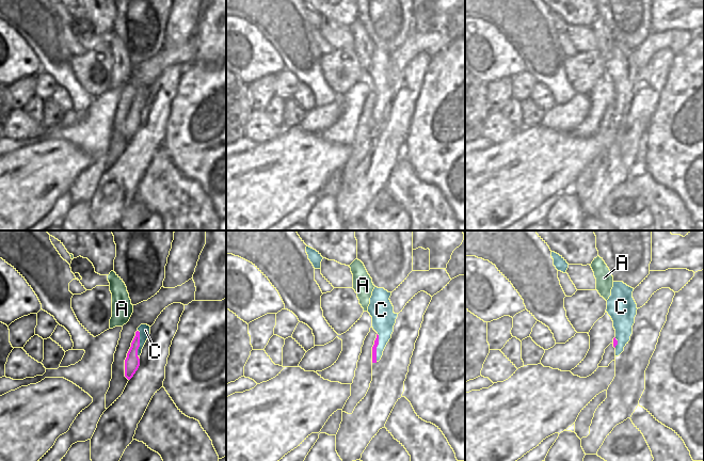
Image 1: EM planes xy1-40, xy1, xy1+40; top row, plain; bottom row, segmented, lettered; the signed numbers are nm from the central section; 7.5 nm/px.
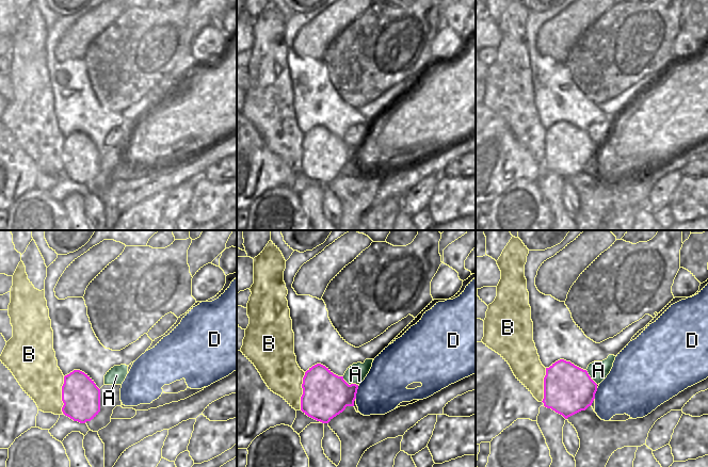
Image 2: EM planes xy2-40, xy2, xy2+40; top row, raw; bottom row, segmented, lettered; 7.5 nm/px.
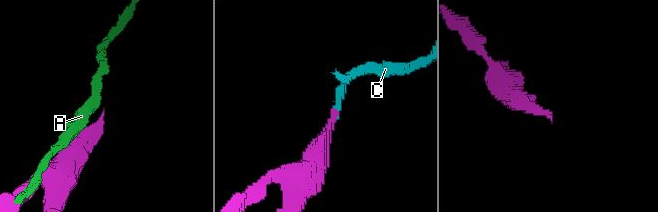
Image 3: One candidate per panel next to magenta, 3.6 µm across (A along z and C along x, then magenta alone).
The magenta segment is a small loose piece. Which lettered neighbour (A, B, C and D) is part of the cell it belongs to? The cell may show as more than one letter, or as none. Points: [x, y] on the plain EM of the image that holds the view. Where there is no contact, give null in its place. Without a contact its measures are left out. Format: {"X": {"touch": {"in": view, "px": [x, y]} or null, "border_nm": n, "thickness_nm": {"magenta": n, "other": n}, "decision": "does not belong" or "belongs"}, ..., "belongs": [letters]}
{"A": {"touch": {"in": "xy2", "px": [351, 145]}, "border_nm": 140, "thickness_nm": {"magenta": 340, "other": 140}, "decision": "does not belong"}, "B": {"touch": {"in": "xy2", "px": [303, 153]}, "border_nm": 300, "thickness_nm": {"magenta": 340, "other": 280}, "decision": "does not belong"}, "C": {"touch": {"in": "xy1", "px": [376, 109]}, "border_nm": 200, "thickness_nm": {"magenta": 30, "other": 180}, "decision": "belongs"}, "D": {"touch": {"in": "xy2", "px": [356, 154]}, "border_nm": 100, "thickness_nm": {"magenta": 340, "other": 320}, "decision": "does not belong"}, "belongs": ["C"]}

